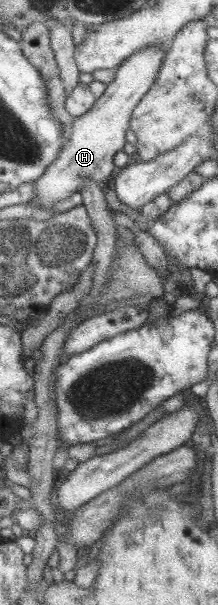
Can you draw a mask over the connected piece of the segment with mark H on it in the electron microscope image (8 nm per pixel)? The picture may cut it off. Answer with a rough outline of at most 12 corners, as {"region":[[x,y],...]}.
{"region":[[151,45],[115,68],[74,120],[31,206],[103,184],[117,171],[131,113],[150,91],[166,49]]}

